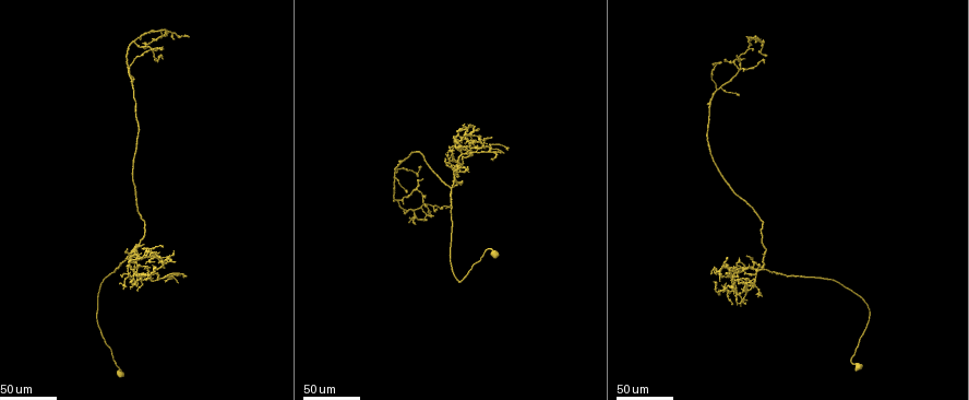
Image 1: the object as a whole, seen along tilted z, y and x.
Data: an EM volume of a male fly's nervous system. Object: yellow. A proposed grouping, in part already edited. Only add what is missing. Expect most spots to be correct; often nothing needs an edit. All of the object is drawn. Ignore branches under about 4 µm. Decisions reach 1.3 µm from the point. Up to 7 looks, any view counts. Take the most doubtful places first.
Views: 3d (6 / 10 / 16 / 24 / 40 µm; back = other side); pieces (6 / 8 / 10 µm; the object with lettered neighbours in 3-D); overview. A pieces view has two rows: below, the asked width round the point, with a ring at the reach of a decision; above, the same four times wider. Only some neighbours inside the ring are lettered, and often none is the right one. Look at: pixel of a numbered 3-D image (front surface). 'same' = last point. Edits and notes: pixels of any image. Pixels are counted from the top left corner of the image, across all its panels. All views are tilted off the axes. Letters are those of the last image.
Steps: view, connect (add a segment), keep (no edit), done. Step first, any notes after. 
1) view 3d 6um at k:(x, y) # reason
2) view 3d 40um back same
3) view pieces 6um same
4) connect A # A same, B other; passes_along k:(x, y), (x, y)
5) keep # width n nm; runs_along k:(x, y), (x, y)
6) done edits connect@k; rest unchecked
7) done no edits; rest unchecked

view 3d 40um at 1:(409, 222) # long arm stops here

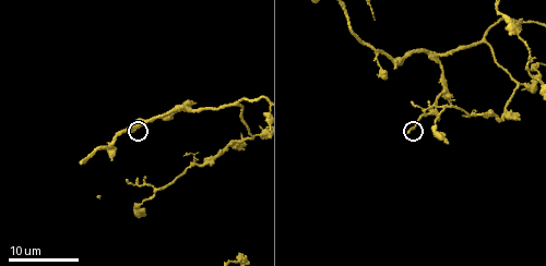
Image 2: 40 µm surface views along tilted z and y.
view pieces 6um at 2:(410, 131)

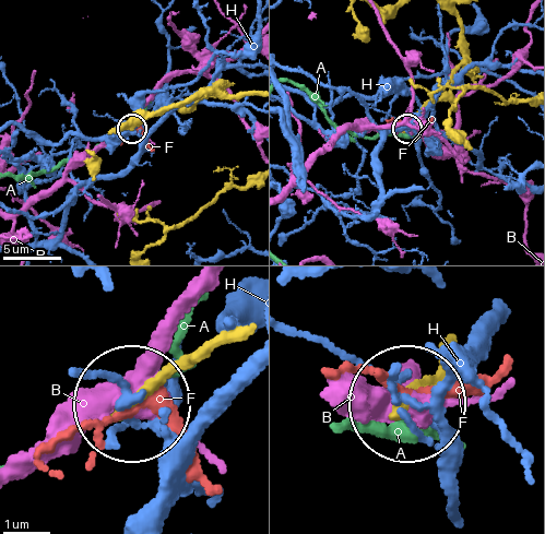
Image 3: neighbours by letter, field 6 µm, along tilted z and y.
keep # width 210 nm; A other, B other, F other, H other; none of them fits

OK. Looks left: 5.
view 3d 24um at 1:(149, 44) # free end

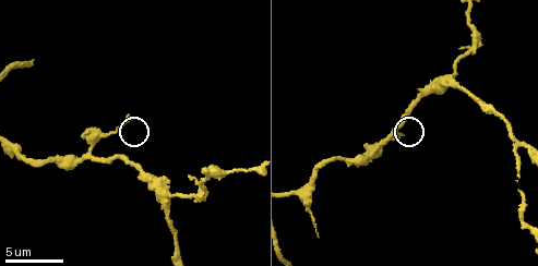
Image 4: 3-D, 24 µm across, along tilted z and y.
view pieces 8um at 4:(398, 136)

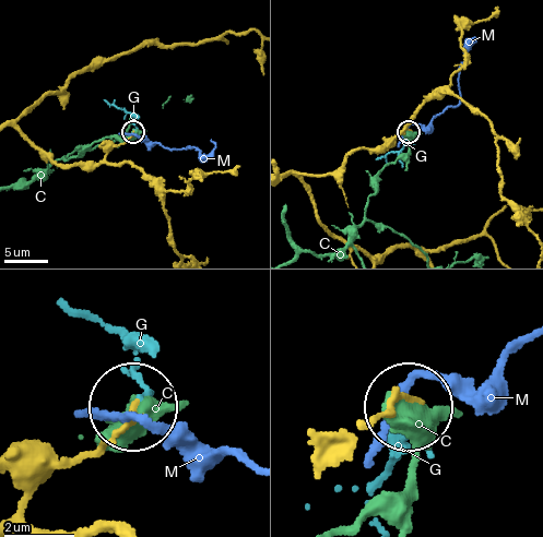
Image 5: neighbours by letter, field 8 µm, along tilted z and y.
keep # C other, G other, M other; none of them fits

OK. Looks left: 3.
view 3d 40um at 1:(158, 261) # thin end

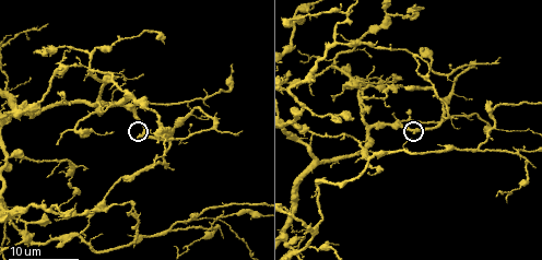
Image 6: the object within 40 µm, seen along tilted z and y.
view pieces 10um at 6:(414, 132)

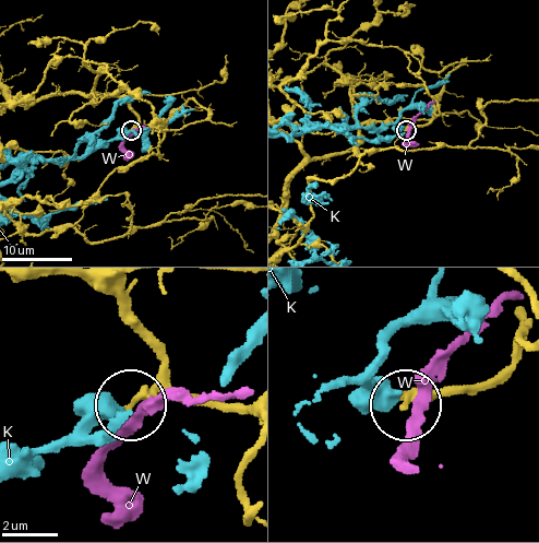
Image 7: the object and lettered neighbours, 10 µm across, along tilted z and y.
keep # width 200 nm; K other, W other; no lettered segment goes on from it

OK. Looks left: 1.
done no edits; rest unchecked

